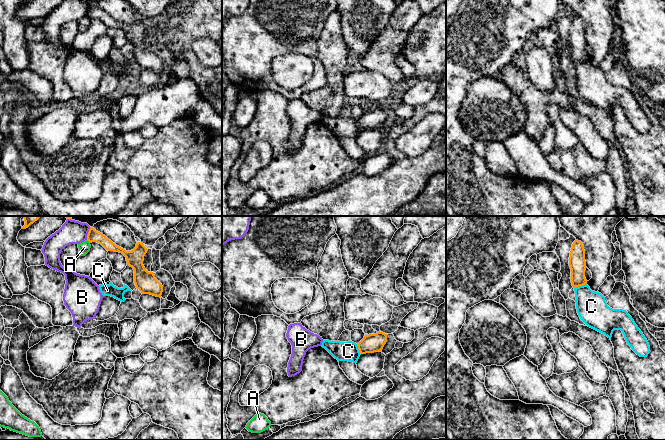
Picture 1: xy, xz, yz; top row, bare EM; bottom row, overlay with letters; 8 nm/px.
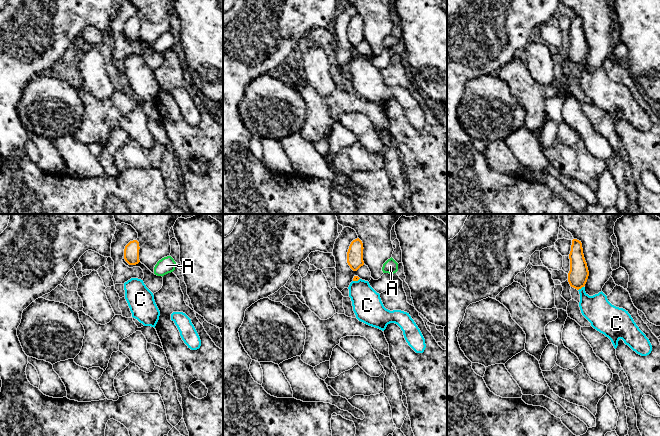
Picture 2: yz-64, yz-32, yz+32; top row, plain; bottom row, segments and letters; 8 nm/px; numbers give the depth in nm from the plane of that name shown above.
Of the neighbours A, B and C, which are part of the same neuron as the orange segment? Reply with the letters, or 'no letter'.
no letter

